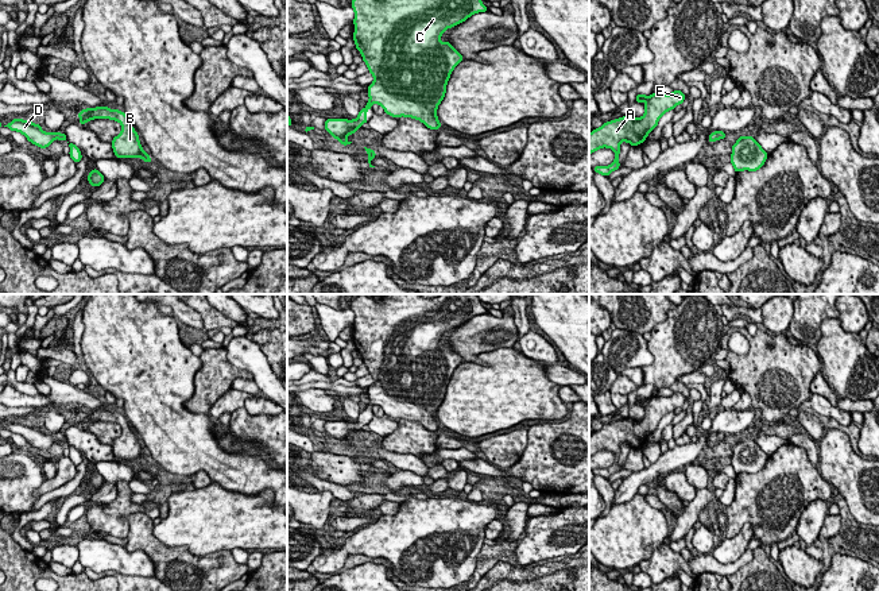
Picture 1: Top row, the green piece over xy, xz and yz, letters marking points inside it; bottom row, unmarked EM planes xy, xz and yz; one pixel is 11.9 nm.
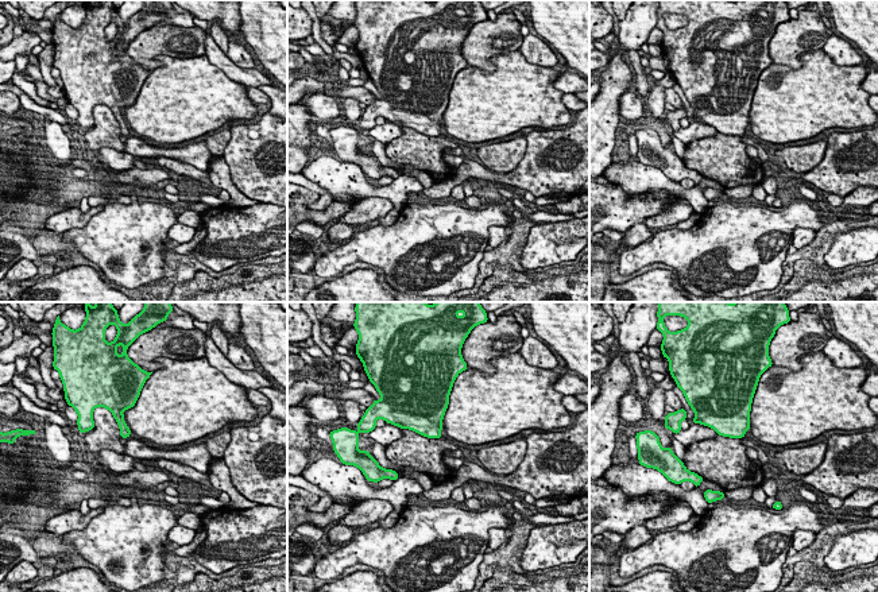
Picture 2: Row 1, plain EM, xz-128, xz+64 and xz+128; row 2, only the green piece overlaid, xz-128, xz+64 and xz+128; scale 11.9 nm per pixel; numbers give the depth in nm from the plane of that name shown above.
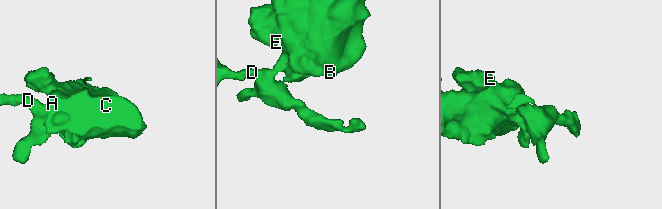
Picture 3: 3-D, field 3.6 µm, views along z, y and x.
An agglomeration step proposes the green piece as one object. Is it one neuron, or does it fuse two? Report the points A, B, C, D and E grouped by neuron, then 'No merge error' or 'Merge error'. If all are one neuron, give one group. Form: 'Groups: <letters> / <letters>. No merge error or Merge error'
Groups: A B C D E. No merge error

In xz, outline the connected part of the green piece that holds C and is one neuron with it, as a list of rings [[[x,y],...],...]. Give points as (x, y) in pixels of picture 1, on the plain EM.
[[[359,294],[351,309],[355,313],[353,343],[373,385],[368,387],[369,402],[359,418],[352,422],[326,421],[324,428],[328,436],[342,448],[351,447],[346,439],[356,437],[356,432],[368,425],[367,413],[373,406],[382,407],[392,420],[417,421],[430,432],[440,432],[437,410],[445,399],[452,374],[464,362],[449,344],[440,341],[445,332],[488,313],[488,309],[476,294],[440,294],[435,298],[423,298],[422,294]]]

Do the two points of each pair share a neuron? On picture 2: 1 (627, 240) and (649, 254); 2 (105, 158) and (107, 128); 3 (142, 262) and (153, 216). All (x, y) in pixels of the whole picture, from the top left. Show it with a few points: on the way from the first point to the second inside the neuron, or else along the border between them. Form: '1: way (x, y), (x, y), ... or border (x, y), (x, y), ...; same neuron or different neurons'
1: border (645, 240), (629, 248); different neurons
2: border (124, 153), (101, 149), (100, 155), (95, 161); different neurons
3: way (140, 251), (140, 229), (143, 227); same neuron

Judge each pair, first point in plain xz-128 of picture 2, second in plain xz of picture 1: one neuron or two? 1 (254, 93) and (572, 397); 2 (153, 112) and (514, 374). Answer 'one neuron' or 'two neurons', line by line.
1: one neuron
2: one neuron

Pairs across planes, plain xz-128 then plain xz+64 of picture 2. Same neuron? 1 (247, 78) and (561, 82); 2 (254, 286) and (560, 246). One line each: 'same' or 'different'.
1: same
2: different

